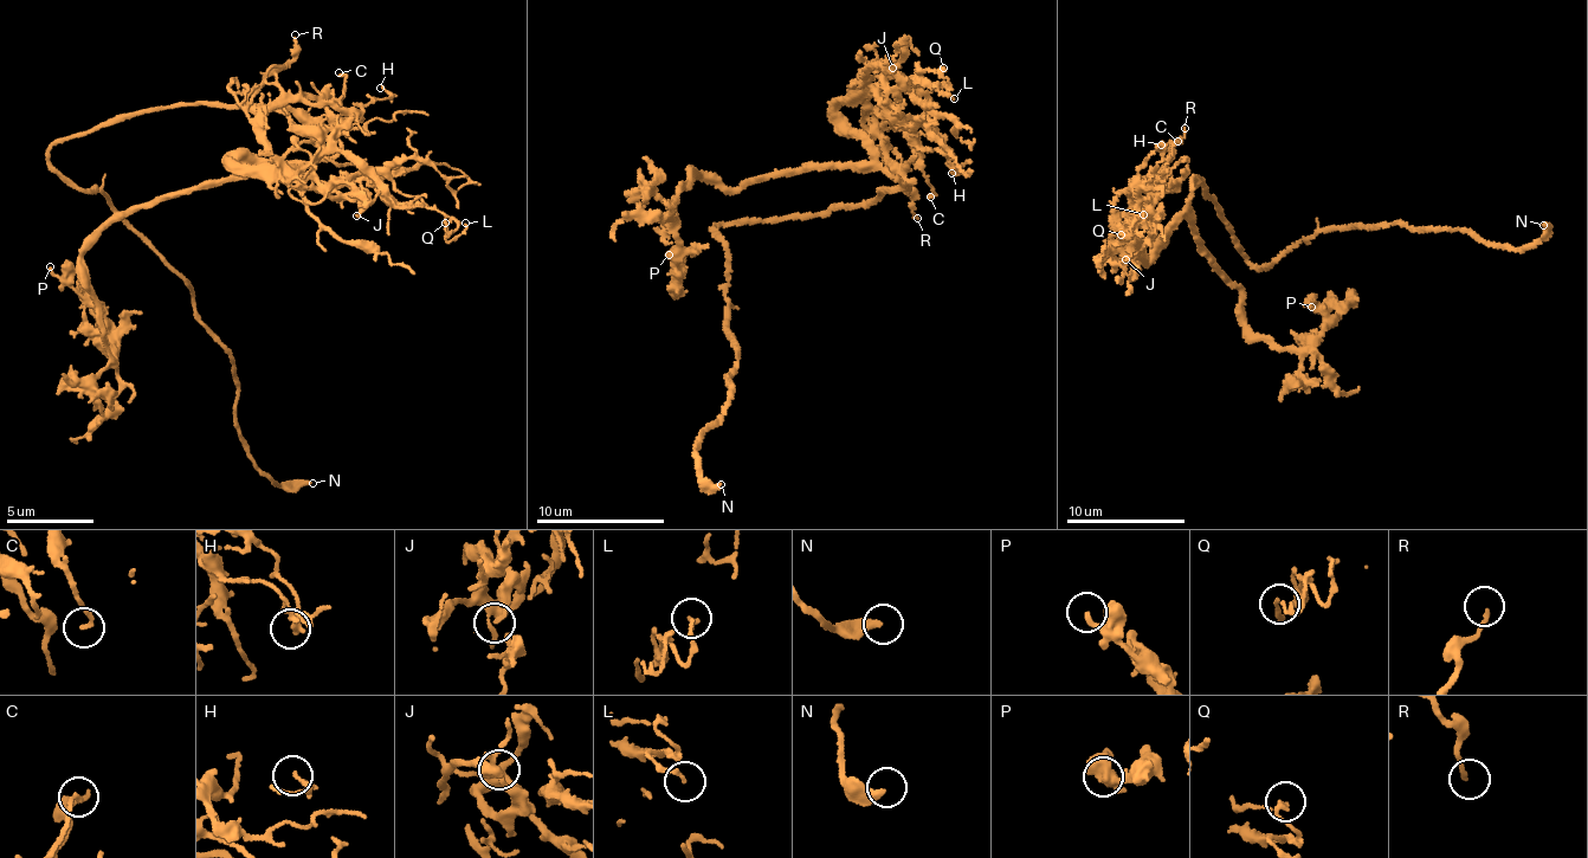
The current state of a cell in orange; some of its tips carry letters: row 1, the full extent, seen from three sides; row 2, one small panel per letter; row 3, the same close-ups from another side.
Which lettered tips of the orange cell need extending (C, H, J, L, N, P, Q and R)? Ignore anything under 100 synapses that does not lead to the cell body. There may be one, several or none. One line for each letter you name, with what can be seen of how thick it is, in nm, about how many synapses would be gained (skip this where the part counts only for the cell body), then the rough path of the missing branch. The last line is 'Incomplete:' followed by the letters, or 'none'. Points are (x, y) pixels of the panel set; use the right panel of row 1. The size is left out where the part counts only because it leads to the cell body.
N: 300 nm thick; missing branch runs (1543, 225), (1542, 255), (1551, 253), (1555, 265)
Incomplete: N

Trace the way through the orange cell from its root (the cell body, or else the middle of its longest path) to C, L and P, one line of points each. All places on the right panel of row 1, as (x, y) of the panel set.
C: (1211, 198), (1198, 176), (1192, 181), (1198, 182), (1188, 174), (1175, 181), (1167, 171), (1172, 143), (1177, 141)
L: (1211, 198), (1190, 180), (1186, 208), (1146, 258), (1122, 252), (1116, 233), (1129, 224), (1142, 232), (1143, 214)
P: (1211, 198), (1190, 180), (1195, 233), (1239, 289), (1245, 327), (1303, 348), (1336, 317), (1311, 307)

